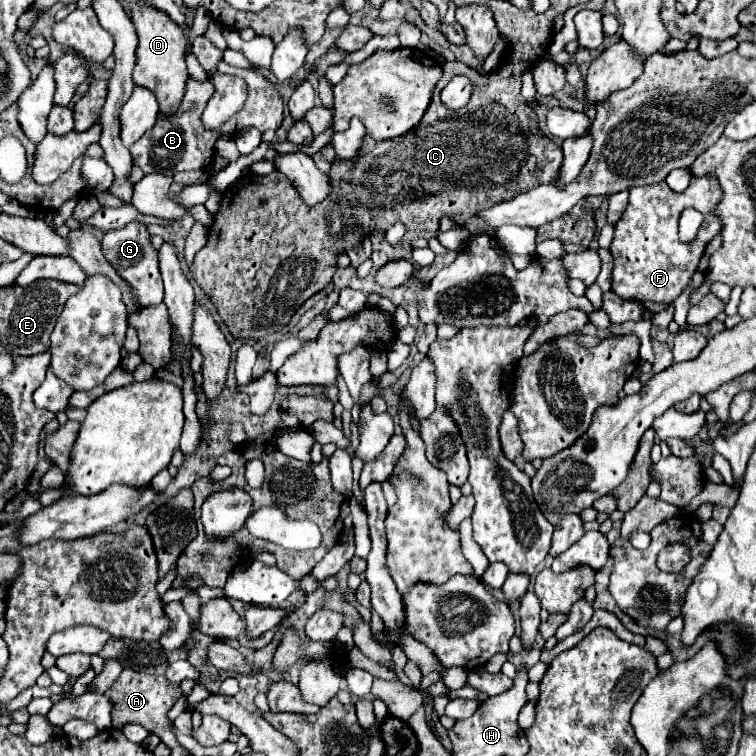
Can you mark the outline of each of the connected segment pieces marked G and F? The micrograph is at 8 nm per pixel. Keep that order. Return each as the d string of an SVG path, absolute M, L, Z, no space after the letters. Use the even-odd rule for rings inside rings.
M130 222L124 228L108 230L102 238L102 252L110 264L114 264L116 272L132 284L132 290L136 292L136 300L140 300L140 306L160 304L164 300L164 288L162 288L162 276L158 268L158 250L152 246L152 238L148 232L148 226L144 222Z
M692 176L684 192L674 192L668 184L652 184L648 188L632 188L630 204L614 226L614 242L610 252L614 256L612 290L624 300L674 302L698 272L700 258L708 242L722 232L722 224L714 214L724 192L716 176ZM684 208L696 208L704 214L698 236L690 244L678 240L678 218Z

